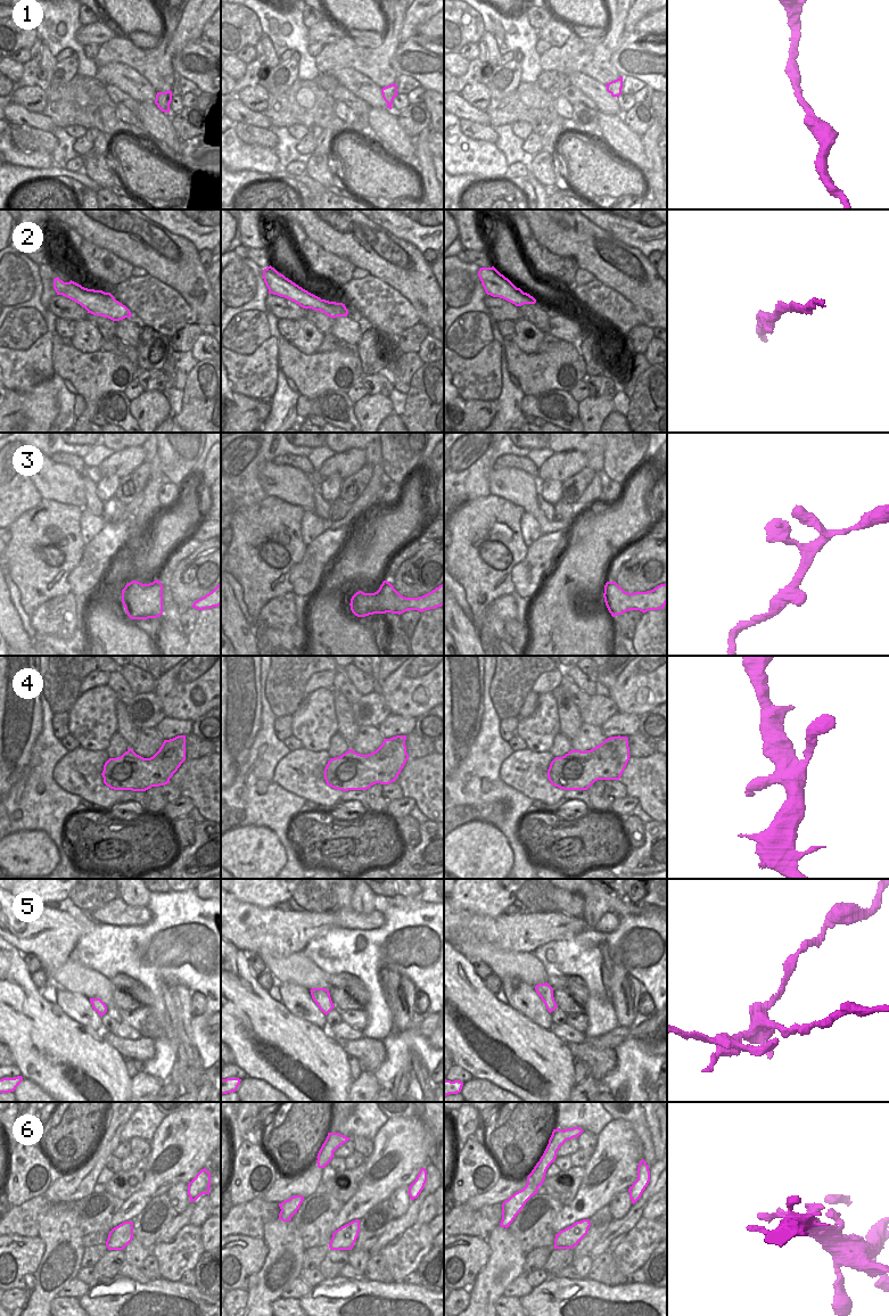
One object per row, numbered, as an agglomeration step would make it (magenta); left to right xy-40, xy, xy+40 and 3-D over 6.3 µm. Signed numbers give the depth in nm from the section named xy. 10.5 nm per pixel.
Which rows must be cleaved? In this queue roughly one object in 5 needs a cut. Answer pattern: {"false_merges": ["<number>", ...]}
{"false_merges": []}

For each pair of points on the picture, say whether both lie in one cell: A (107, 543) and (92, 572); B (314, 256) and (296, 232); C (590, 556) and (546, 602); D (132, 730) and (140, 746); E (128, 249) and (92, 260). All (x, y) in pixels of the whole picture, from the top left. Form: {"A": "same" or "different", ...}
{"A": "same", "B": "different", "C": "same", "D": "different", "E": "different"}

